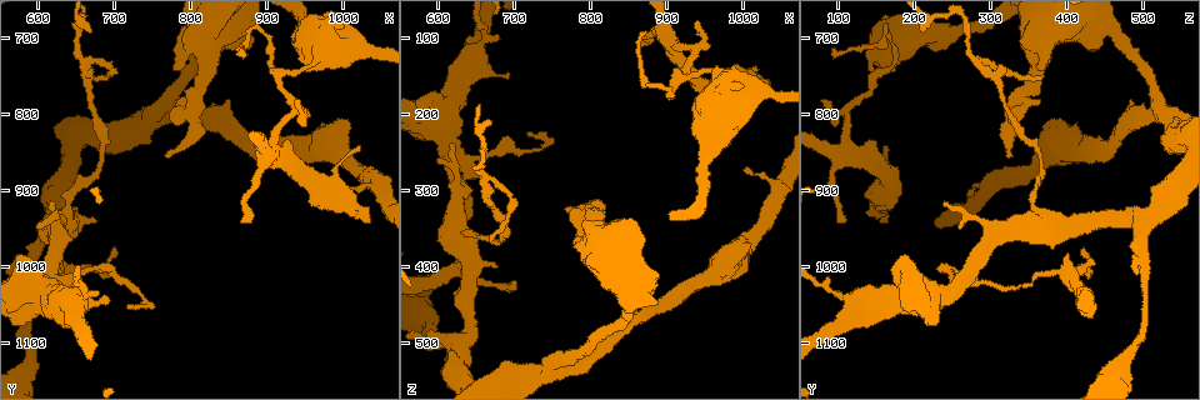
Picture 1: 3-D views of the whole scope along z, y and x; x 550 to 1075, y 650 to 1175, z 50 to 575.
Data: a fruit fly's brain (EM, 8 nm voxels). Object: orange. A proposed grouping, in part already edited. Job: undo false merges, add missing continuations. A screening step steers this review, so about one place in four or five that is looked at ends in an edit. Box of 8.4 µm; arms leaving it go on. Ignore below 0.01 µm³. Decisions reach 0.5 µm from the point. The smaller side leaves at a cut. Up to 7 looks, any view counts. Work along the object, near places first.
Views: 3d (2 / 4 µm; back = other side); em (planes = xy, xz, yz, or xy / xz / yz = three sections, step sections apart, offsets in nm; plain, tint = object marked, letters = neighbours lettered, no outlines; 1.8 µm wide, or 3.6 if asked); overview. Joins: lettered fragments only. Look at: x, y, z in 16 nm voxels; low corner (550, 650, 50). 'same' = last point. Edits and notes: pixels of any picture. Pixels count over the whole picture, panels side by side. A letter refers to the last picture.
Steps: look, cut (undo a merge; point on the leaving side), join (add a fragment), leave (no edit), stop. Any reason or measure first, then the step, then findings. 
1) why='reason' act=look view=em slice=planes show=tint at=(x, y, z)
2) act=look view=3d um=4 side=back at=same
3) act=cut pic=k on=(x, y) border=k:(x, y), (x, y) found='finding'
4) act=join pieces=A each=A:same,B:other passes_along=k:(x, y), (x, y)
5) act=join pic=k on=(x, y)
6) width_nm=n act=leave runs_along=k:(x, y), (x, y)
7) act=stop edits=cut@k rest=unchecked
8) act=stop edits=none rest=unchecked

act=look view=em slice=xz step=4 show=tint at=(620, 990, 435)

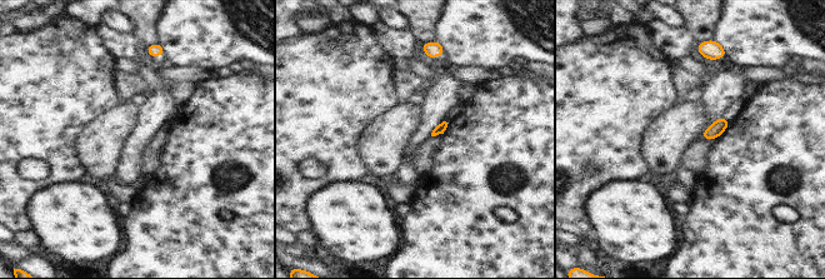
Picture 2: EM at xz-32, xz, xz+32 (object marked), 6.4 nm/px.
why='cut it another way' act=look view=em slice=planes show=letters at=same

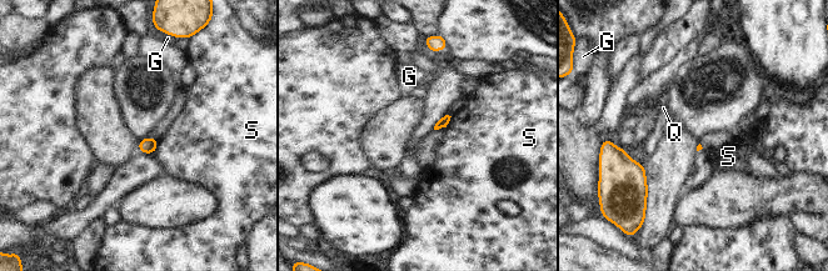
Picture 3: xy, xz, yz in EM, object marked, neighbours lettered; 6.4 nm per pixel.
act=leave each=G:other,Q:other,S:other border=3:(158, 139), (158, 146), (151, 154) found='no lettered fragment goes on from it'

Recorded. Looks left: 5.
why='two arms in line, one across' act=look view=em slice=xy step=16 show=tint at=(665, 730, 285)

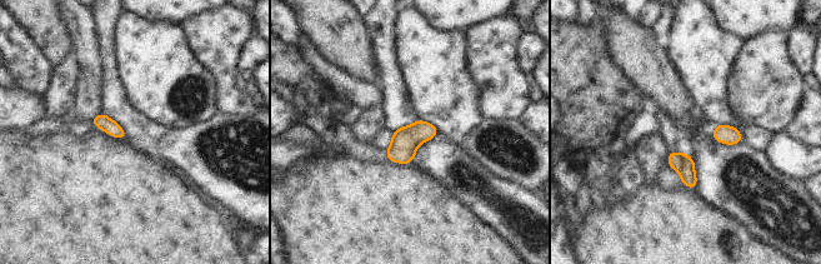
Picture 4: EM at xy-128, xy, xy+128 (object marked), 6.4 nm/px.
act=look view=em slice=planes show=tint at=same

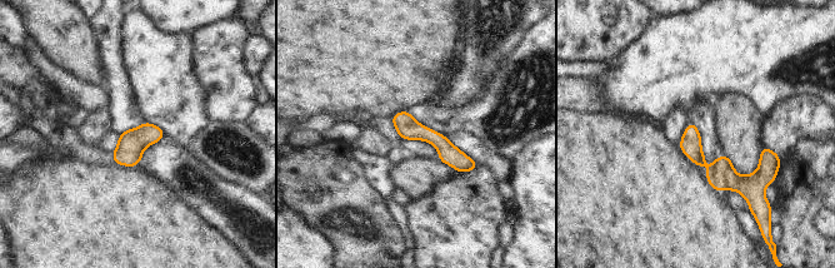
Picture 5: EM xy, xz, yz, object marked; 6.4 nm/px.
why='see the neighbours' act=look view=em slice=planes show=letters at=same

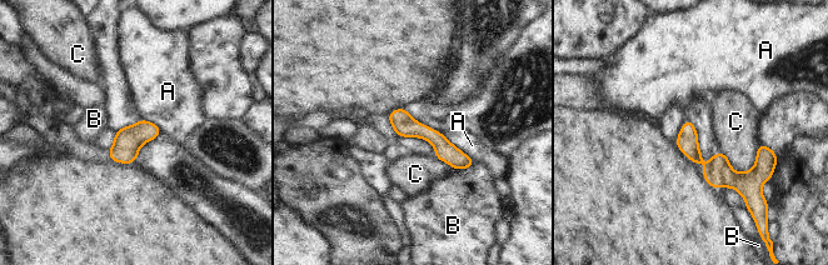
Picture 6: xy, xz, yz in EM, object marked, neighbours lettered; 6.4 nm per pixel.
width_nm=140 longest_contact=A:260nm act=leave each=A:other,B:other,C:other found='continuous, no second neuron'

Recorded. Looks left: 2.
why='long arm stops here' act=look view=em slice=yz step=8 show=letters at=(720, 1055, 225)

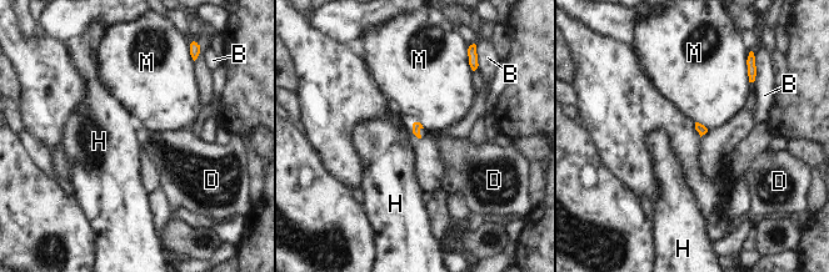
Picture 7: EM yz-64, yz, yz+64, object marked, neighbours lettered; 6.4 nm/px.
why='cut it another way' act=look view=em slice=planes show=letters at=same

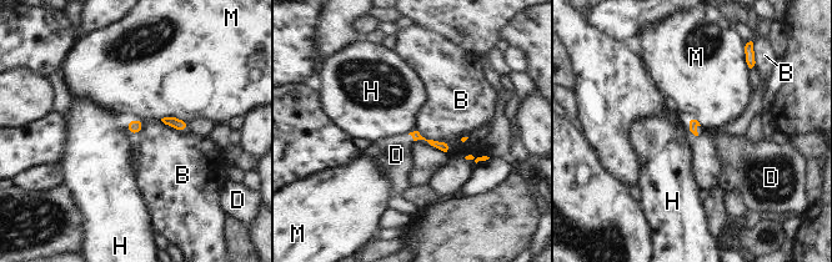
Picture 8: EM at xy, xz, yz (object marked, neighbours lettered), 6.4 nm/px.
act=leave each=B:other,D:other,H:other,M:other border=8:(129, 120), (126, 130), (135, 135) found='no lettered fragment goes on from it'

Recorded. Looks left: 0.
act=stop edits=none rest=unchecked

